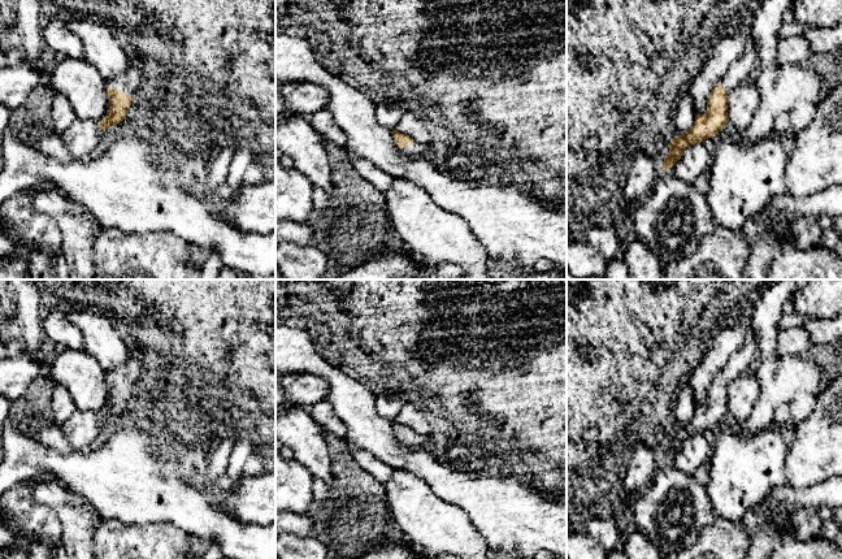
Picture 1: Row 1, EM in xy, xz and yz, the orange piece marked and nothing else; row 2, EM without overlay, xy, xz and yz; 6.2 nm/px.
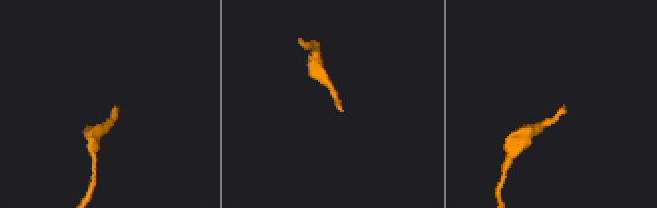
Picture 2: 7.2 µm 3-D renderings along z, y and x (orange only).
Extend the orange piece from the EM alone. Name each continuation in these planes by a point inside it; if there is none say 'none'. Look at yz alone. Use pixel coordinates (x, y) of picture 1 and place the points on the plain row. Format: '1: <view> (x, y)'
1: yz (738, 363)

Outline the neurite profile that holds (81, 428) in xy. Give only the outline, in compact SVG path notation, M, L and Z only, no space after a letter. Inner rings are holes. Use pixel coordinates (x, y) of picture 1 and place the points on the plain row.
M75 410L60 425L61 432L71 443L74 451L87 451L99 436L103 422L97 413Z

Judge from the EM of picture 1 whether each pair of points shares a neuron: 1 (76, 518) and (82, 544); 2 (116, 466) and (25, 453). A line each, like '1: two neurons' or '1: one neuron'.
1: one neuron
2: one neuron

